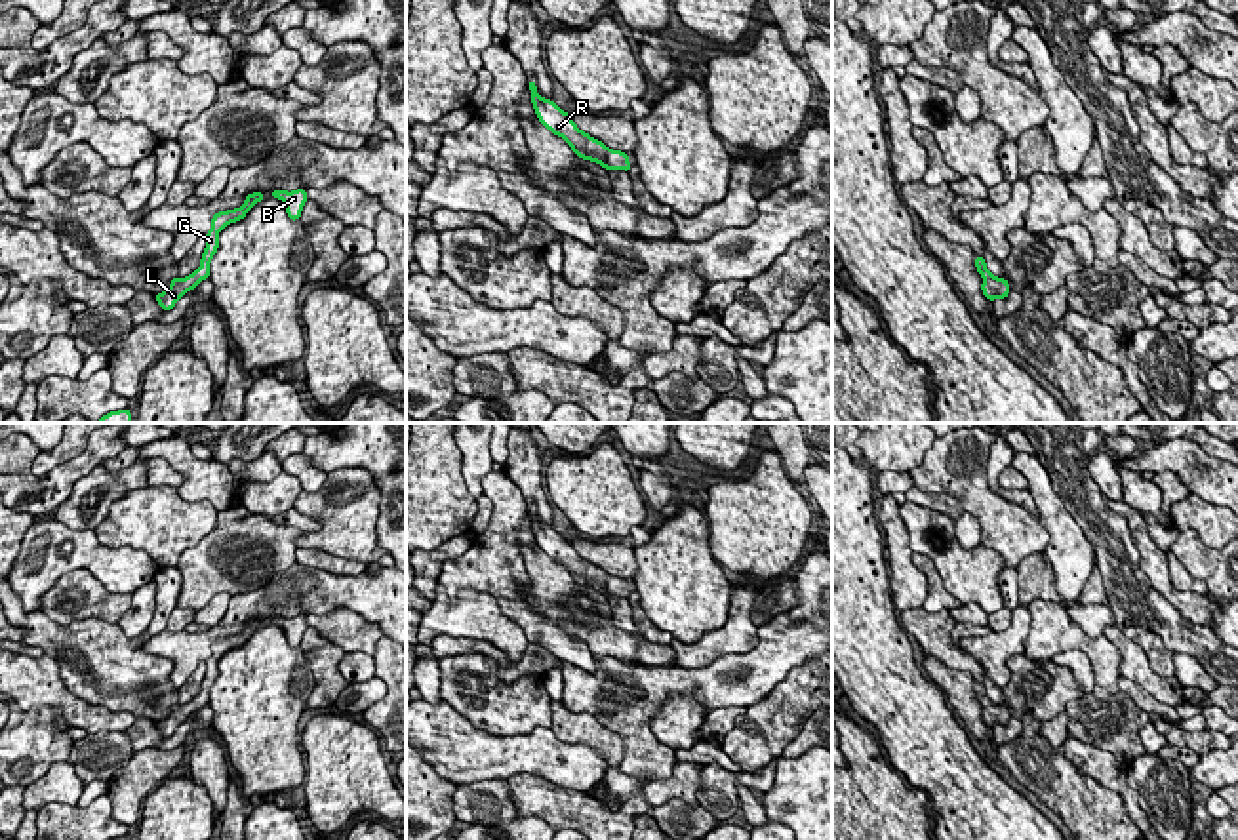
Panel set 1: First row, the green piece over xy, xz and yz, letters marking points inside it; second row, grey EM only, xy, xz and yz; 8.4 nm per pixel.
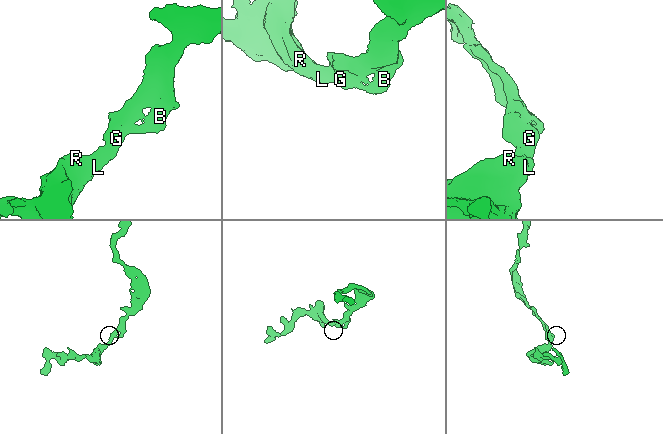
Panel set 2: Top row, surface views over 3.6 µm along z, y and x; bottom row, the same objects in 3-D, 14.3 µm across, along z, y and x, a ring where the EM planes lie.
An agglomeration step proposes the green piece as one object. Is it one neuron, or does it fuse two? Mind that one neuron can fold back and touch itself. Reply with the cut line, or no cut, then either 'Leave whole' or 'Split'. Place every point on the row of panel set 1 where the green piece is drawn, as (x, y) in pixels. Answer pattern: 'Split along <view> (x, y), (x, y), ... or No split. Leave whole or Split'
No split. Leave whole

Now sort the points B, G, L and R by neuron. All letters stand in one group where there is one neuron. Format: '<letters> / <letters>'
B G L R

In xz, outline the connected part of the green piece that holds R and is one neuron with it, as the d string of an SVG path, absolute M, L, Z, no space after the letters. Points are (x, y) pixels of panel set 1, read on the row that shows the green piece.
M529 80L528 88L531 90L531 103L539 122L554 135L562 137L571 147L577 158L596 162L604 170L611 168L629 171L632 168L627 152L613 150L596 137L590 137L577 128L573 118L564 109L560 109L554 101L541 97L537 93L535 80Z

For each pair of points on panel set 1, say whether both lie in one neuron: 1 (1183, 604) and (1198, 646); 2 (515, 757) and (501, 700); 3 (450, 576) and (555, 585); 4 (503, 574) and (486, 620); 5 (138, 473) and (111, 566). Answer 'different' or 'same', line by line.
1: different
2: different
3: different
4: different
5: different

